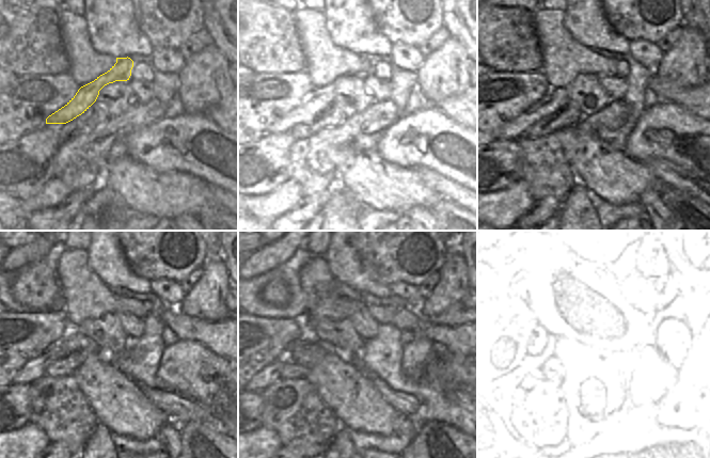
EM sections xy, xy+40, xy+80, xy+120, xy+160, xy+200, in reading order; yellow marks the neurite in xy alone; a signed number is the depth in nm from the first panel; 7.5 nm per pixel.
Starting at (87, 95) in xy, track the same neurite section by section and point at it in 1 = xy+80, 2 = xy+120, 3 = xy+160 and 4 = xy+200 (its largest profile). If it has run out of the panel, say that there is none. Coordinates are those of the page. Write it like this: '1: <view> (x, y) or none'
1: xy+80 (556, 99)
2: xy+120 (75, 341)
3: xy+160 (271, 373)
4: xy+200 (504, 375)

